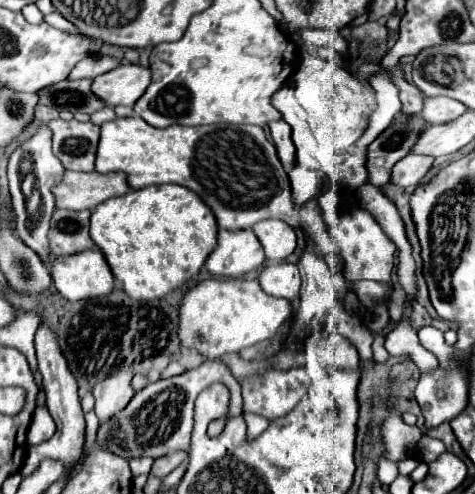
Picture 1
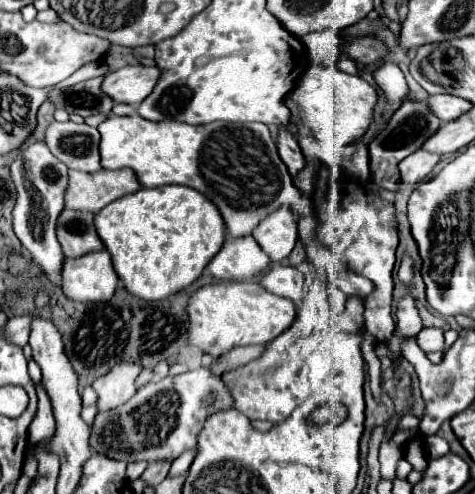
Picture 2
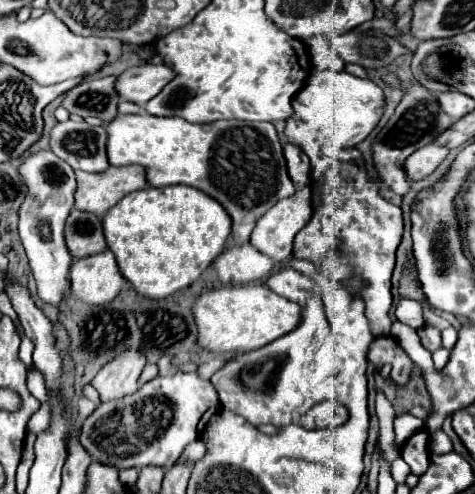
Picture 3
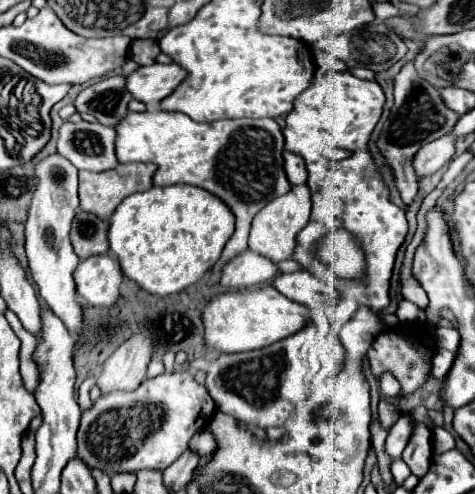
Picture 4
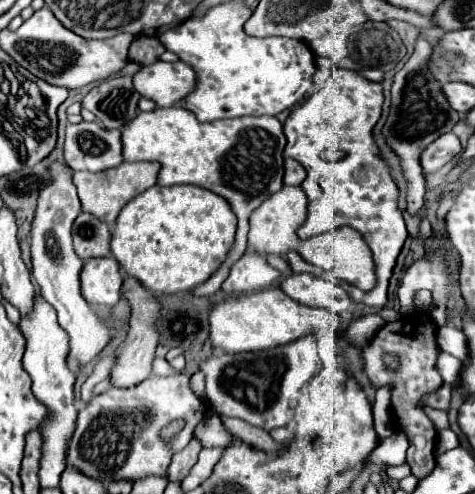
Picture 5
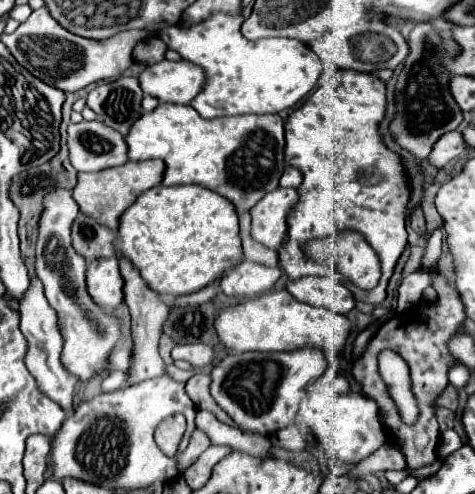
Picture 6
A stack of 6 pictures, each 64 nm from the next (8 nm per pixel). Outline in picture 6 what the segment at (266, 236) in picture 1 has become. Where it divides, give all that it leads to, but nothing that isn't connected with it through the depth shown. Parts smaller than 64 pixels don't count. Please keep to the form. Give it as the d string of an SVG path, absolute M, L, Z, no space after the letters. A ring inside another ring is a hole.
M276 188L268 192L250 210L252 214L252 238L272 250L276 250L286 236L286 214L296 204L298 192L294 188Z

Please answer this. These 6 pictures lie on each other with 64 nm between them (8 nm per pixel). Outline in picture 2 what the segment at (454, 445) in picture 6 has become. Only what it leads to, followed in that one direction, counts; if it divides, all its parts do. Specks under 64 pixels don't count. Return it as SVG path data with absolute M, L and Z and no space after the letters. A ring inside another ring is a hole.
M426 436L424 444L426 444L428 458L440 458L440 456L444 456L444 454L450 452L448 442L444 438L440 438L440 436Z

